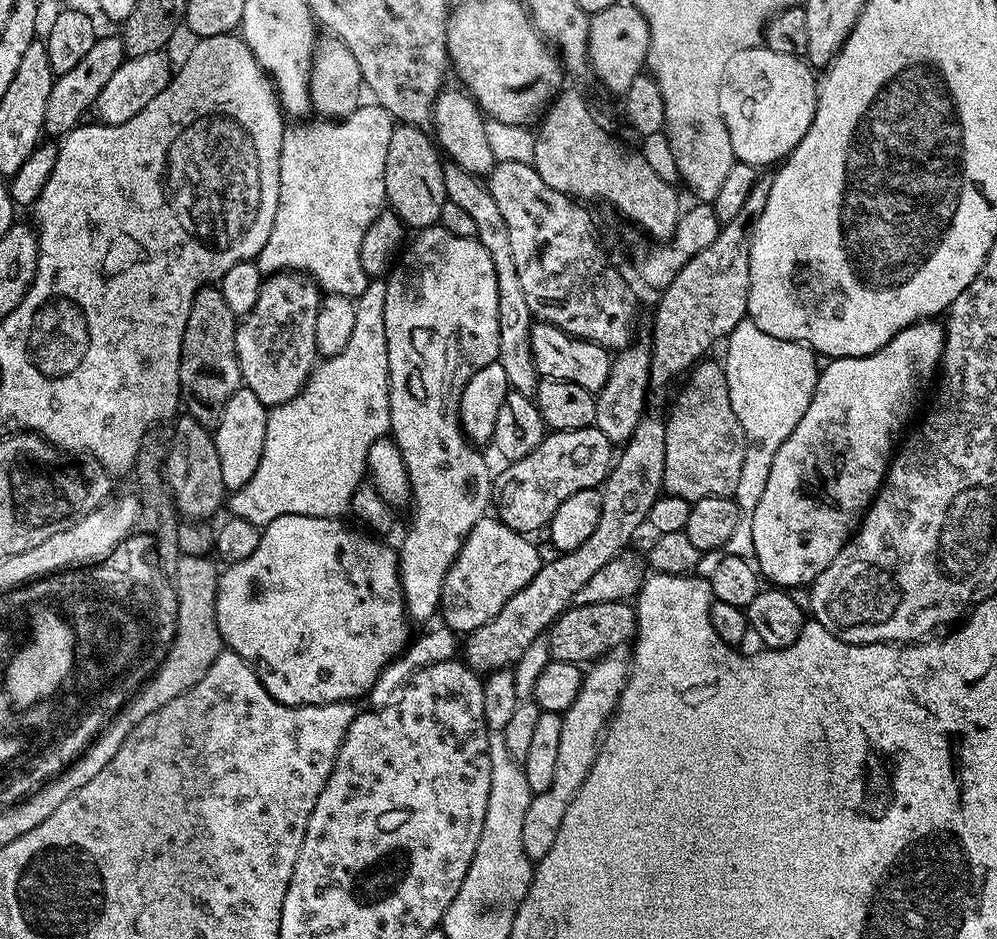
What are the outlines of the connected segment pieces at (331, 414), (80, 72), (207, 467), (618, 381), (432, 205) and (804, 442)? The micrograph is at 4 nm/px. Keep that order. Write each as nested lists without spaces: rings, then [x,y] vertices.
[[[373,279],[355,301],[357,318],[354,332],[345,348],[336,356],[321,359],[312,369],[306,386],[290,402],[275,405],[266,422],[266,446],[254,478],[231,493],[231,515],[263,526],[286,514],[343,517],[351,509],[357,488],[366,476],[370,446],[392,431],[390,422],[390,386],[388,385],[388,343],[386,342],[386,283]]]
[[[97,35],[94,46],[90,46],[87,54],[78,61],[78,66],[66,70],[66,74],[53,79],[50,98],[46,98],[44,132],[47,135],[56,136],[55,138],[63,138],[66,133],[73,132],[80,127],[82,121],[87,117],[84,115],[93,111],[98,94],[102,94],[102,86],[106,86],[106,82],[110,82],[114,70],[118,70],[118,66],[122,66],[125,58],[123,35]]]
[[[181,415],[172,428],[172,445],[164,463],[164,479],[174,497],[175,507],[183,515],[185,512],[189,521],[211,521],[220,503],[223,500],[225,503],[226,489],[222,482],[222,466],[218,463],[213,433],[190,415]]]
[[[633,342],[626,348],[619,349],[612,356],[610,378],[606,378],[606,386],[595,393],[596,420],[594,427],[602,430],[606,438],[614,446],[624,446],[628,443],[639,420],[645,415],[645,400],[648,394],[648,379],[650,378],[651,354],[647,343]]]
[[[397,123],[390,134],[390,146],[386,146],[386,204],[396,217],[409,229],[423,230],[433,227],[439,221],[443,204],[448,202],[446,182],[444,181],[444,164],[441,151],[434,143],[433,137],[428,136],[423,127],[415,124]]]
[[[933,318],[919,320],[904,328],[874,354],[832,358],[825,363],[828,364],[825,368],[823,365],[819,369],[814,398],[810,398],[802,422],[794,426],[790,438],[786,438],[778,454],[774,454],[774,466],[770,466],[770,478],[766,481],[762,502],[758,502],[758,510],[754,510],[754,560],[765,581],[768,579],[785,590],[811,585],[852,539],[864,518],[865,509],[884,482],[898,441],[909,427],[908,419],[924,387],[937,379],[943,353],[944,324]]]

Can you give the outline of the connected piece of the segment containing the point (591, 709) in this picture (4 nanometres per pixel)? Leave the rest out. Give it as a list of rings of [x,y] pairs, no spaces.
[[[620,654],[601,656],[599,660],[587,665],[578,698],[562,714],[562,735],[558,745],[558,766],[554,769],[554,782],[550,782],[550,790],[533,795],[530,810],[526,810],[526,818],[522,818],[522,848],[534,862],[550,854],[550,846],[554,846],[554,838],[558,838],[562,818],[566,818],[566,806],[570,806],[582,782],[586,782],[590,766],[594,766],[596,751],[600,749],[608,721],[616,711],[629,671],[629,661],[624,661]]]

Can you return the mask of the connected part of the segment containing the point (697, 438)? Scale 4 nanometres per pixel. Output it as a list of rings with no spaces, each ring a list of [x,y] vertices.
[[[701,359],[687,373],[688,381],[677,396],[675,393],[670,404],[672,413],[669,411],[666,416],[663,491],[693,502],[735,493],[748,445],[738,414],[734,414],[734,406],[730,406],[724,365],[708,359]]]

